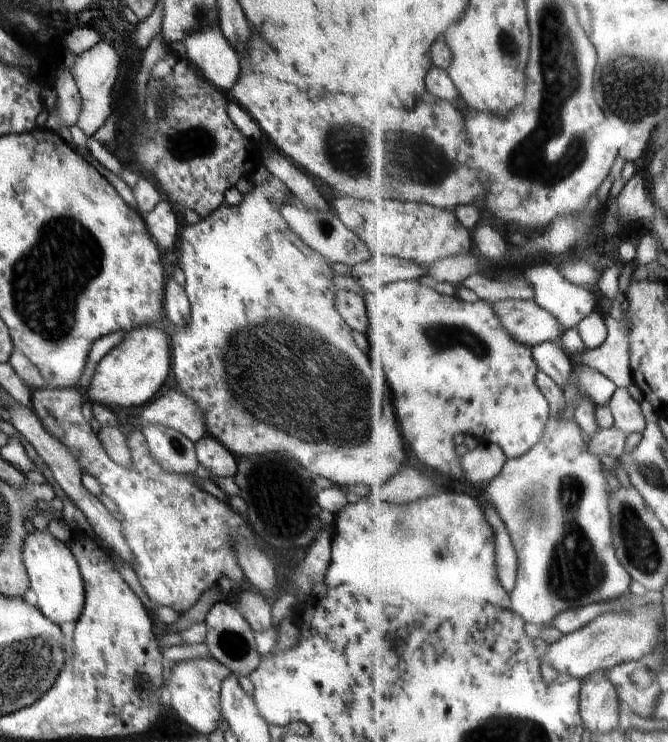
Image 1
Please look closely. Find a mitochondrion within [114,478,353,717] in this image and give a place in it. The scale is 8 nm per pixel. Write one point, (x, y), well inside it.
(234, 646)

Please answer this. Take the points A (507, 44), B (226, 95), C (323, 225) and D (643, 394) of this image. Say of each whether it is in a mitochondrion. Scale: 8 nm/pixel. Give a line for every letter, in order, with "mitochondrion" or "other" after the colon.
A: mitochondrion
B: other
C: mitochondrion
D: other

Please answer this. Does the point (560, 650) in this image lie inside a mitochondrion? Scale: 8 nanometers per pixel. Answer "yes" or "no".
no

